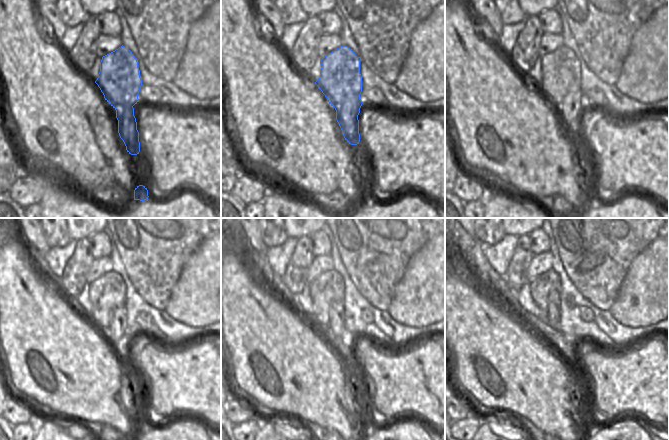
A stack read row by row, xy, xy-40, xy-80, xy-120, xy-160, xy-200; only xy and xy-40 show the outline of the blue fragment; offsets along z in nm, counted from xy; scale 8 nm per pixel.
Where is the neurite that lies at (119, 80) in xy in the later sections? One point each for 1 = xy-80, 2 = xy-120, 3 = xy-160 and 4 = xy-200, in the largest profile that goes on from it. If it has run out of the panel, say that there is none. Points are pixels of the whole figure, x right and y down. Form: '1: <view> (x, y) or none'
1: xy-80 (560, 82)
2: xy-120 (107, 294)
3: xy-160 (327, 291)
4: xy-200 (545, 289)

